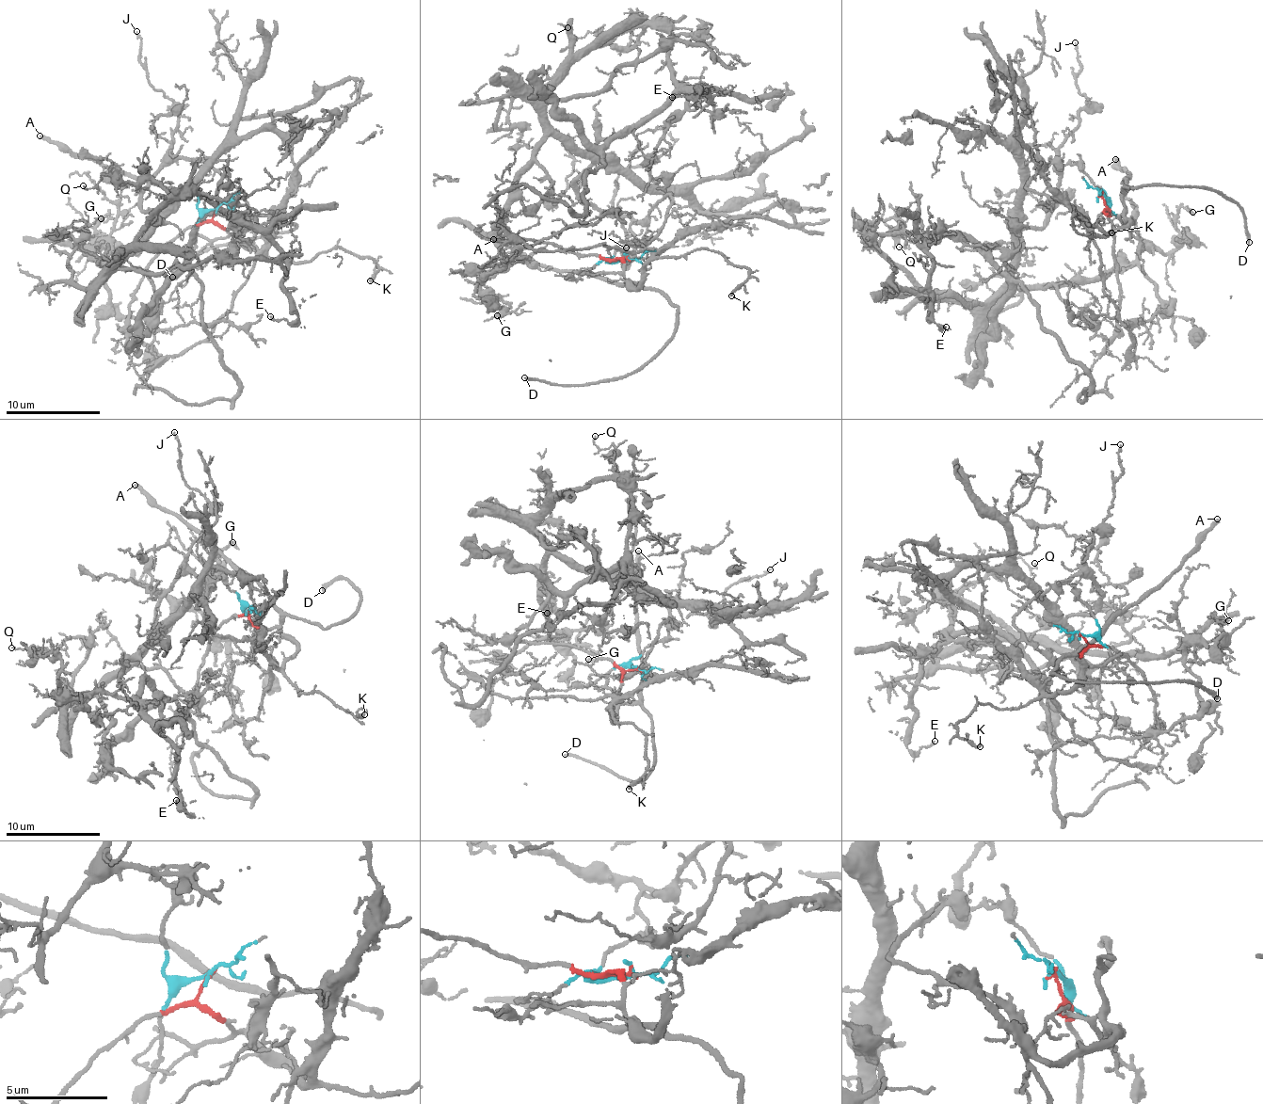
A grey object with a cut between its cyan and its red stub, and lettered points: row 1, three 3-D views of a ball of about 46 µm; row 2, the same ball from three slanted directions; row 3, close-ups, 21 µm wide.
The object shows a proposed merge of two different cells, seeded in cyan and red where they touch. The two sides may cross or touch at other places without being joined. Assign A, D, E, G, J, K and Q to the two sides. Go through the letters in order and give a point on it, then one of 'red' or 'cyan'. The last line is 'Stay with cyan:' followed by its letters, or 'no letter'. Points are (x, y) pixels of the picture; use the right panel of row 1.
A: place (1115, 159); red
D: place (1249, 242); red
E: place (946, 327); cyan
G: place (1192, 212); cyan
J: place (1075, 42); cyan
K: place (1111, 232); red
Q: place (899, 247); cyan
Stay with cyan: E, G, J, Q

